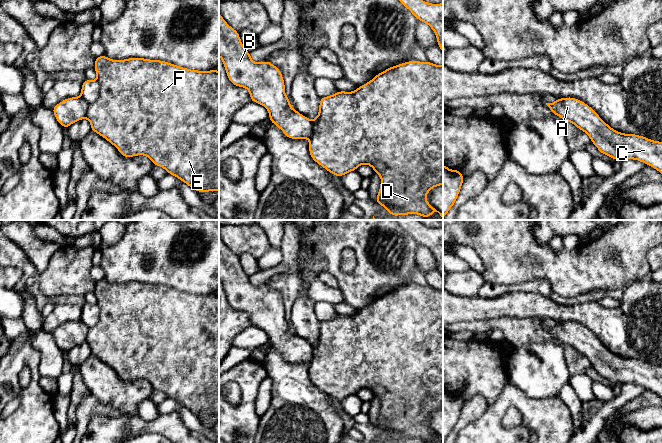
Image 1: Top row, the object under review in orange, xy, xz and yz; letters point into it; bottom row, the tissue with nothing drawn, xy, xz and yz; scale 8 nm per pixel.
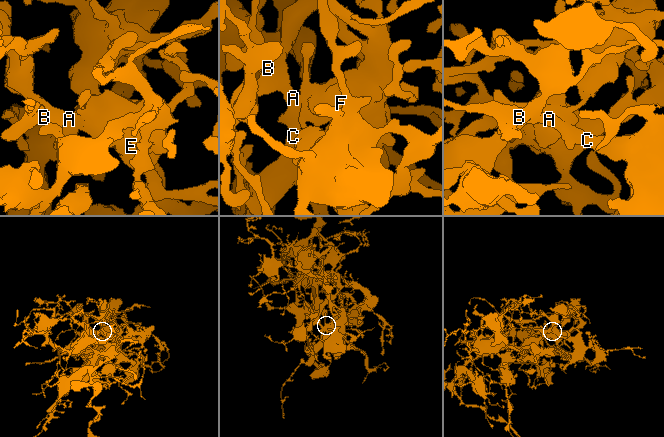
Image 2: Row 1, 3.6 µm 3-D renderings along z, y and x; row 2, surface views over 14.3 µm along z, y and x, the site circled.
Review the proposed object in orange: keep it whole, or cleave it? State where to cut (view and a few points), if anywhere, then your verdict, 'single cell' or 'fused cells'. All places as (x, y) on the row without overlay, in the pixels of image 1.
cut none; single cell

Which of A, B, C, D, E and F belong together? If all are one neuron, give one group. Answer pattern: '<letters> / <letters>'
A B C D E F

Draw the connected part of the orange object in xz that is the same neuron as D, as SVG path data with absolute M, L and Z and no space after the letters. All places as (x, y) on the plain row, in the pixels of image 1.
M220 236L219 280L229 305L235 310L248 313L250 324L268 334L271 347L282 354L287 362L309 362L310 380L329 397L340 402L348 396L356 395L360 389L368 388L381 401L375 427L382 429L390 439L419 438L422 442L428 442L438 436L443 442L443 438L426 424L432 412L443 409L443 289L412 284L389 291L355 315L338 315L331 320L319 322L319 338L309 344L290 331L290 323L285 319L285 307L278 291L269 284L253 286L240 264L239 256L227 248Z

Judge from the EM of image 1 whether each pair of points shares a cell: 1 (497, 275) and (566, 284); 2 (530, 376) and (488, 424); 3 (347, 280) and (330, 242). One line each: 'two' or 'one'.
1: one
2: two
3: one

